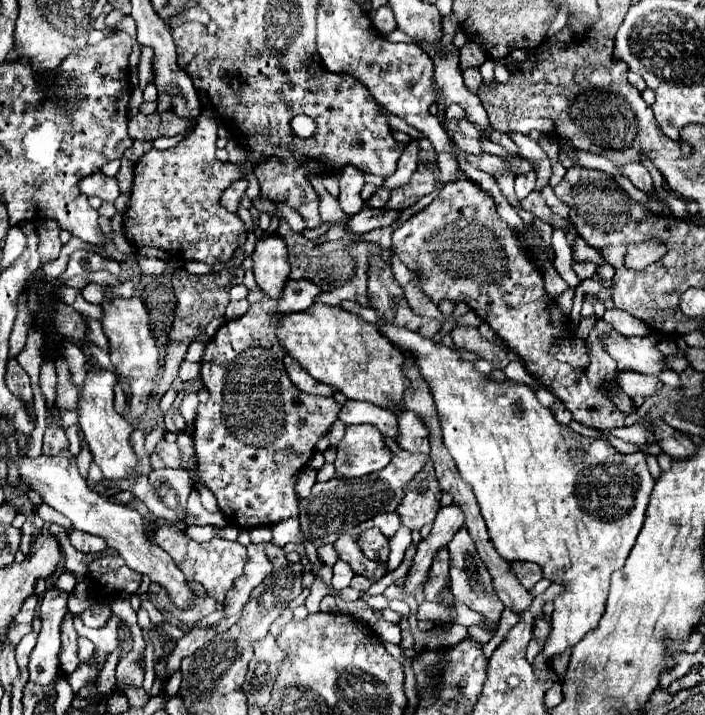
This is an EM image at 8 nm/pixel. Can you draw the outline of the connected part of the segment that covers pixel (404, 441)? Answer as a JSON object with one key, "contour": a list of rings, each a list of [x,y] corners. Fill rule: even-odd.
{"contour":[[[406,409],[404,413],[400,413],[398,429],[402,433],[398,437],[398,445],[404,451],[408,451],[408,453],[428,453],[430,451],[428,427],[414,411]]]}

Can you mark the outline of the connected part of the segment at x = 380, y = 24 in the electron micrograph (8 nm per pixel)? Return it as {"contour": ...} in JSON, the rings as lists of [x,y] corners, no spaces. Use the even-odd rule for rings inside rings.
{"contour":[[[382,5],[382,7],[376,11],[376,15],[374,15],[374,19],[372,19],[372,25],[374,25],[380,33],[390,33],[390,31],[396,29],[396,19],[394,19],[394,13],[392,13],[390,5]]]}

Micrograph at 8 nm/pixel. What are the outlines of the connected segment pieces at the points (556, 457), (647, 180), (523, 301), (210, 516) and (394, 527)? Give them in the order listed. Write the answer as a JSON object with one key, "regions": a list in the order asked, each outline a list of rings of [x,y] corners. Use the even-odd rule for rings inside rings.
{"regions":[[[[384,325],[382,335],[386,335],[396,347],[414,355],[416,367],[430,385],[440,417],[444,445],[462,479],[474,489],[480,513],[498,555],[508,563],[536,563],[546,579],[564,587],[564,593],[552,601],[552,629],[546,645],[532,663],[540,681],[558,681],[560,677],[550,667],[552,657],[562,655],[586,633],[596,629],[600,617],[604,615],[610,575],[624,565],[642,529],[644,511],[654,487],[654,477],[648,471],[646,455],[642,451],[624,455],[616,451],[608,439],[590,439],[574,433],[572,429],[560,425],[548,407],[538,403],[536,393],[528,385],[488,381],[474,369],[472,361],[466,363],[460,359],[458,349],[436,345],[432,339],[424,339],[420,333],[394,325]]],[[[624,165],[624,169],[620,169],[620,173],[632,181],[632,185],[640,191],[652,191],[654,185],[652,185],[652,177],[646,169],[642,169],[642,165]]],[[[466,177],[446,183],[426,209],[412,215],[392,233],[392,251],[400,261],[408,269],[428,277],[422,289],[426,297],[436,305],[444,299],[470,305],[496,331],[504,345],[520,355],[524,367],[566,405],[574,421],[594,429],[624,427],[626,413],[614,407],[608,389],[592,387],[584,371],[574,371],[550,355],[552,343],[558,337],[570,335],[572,329],[556,301],[552,299],[550,303],[540,269],[536,269],[528,251],[520,245],[516,231],[500,219],[492,197]],[[412,225],[416,227],[414,237]],[[408,227],[410,235],[406,235]]],[[[192,490],[187,501],[185,516],[183,522],[186,526],[191,525],[215,525],[224,527],[228,525],[224,514],[219,511],[210,513],[204,509],[200,501],[200,496],[196,490]]],[[[380,513],[370,519],[370,527],[378,527],[386,537],[392,537],[400,527],[400,517],[396,513]]]]}

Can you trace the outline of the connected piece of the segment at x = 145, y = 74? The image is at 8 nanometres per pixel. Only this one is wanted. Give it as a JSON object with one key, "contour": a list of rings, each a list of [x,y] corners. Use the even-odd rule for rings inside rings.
{"contour":[[[141,46],[141,55],[138,66],[140,86],[146,86],[150,81],[154,81],[153,57],[154,51],[152,48]]]}

